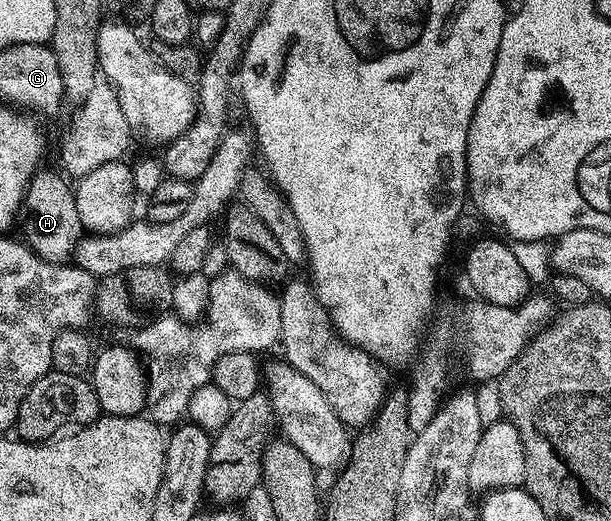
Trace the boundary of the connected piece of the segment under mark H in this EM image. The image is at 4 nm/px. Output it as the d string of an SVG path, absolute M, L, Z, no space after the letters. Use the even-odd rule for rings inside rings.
M45 167L39 168L26 184L26 193L22 196L20 225L21 221L21 240L30 246L37 257L54 265L69 262L78 240L84 236L71 182L61 172L53 173Z

